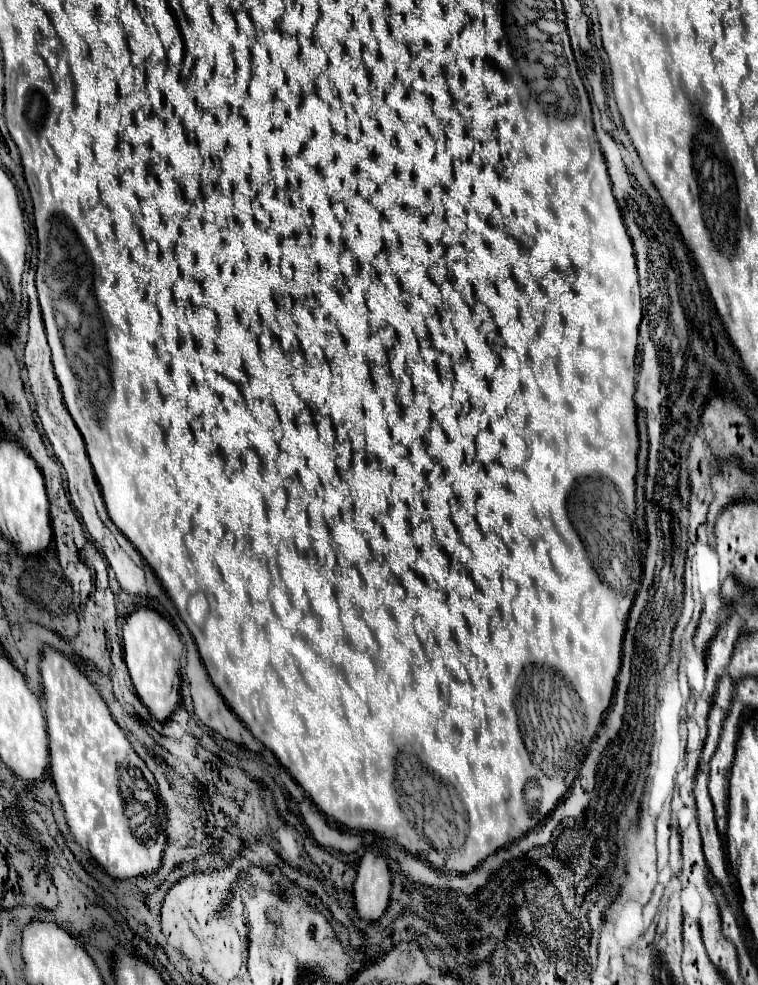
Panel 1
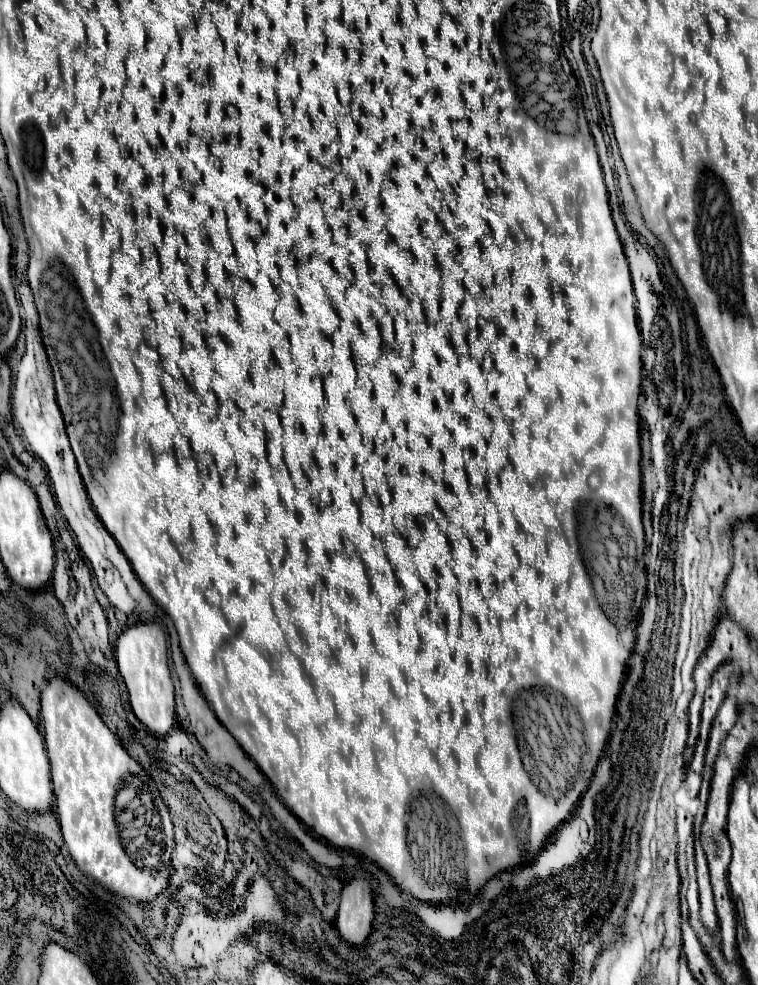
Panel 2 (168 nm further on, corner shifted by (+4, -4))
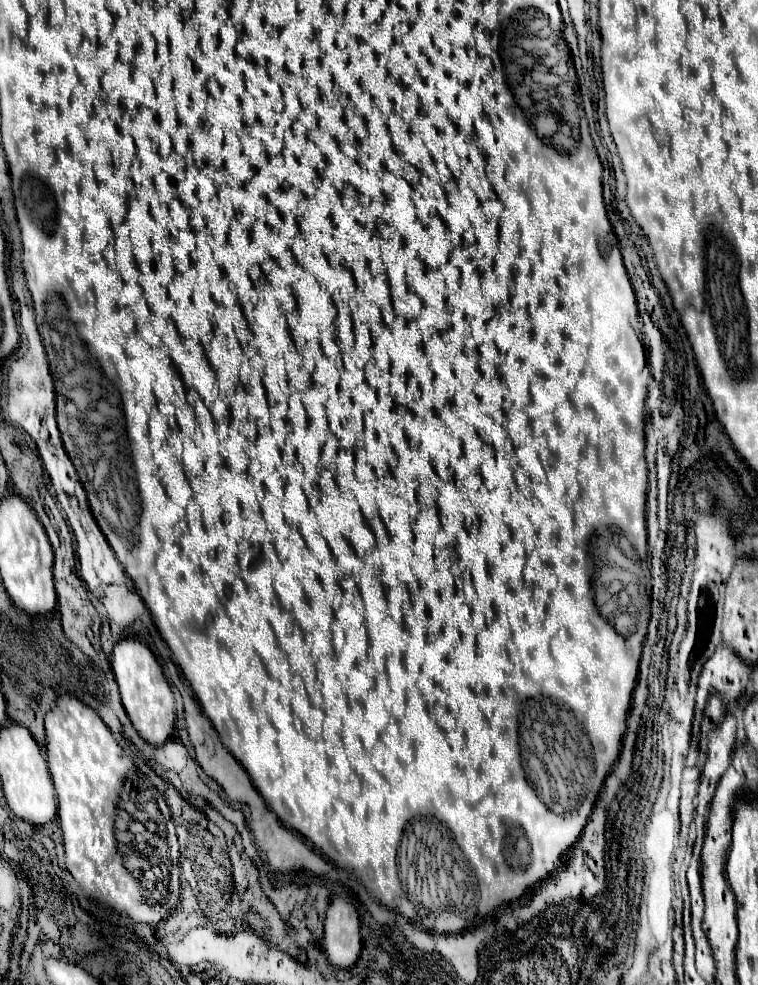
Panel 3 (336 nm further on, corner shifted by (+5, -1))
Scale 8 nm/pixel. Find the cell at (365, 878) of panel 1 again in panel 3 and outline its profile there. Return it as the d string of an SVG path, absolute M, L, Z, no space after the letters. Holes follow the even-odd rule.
M335 897L329 903L325 917L323 951L327 961L337 969L351 967L361 953L359 915L357 909L343 897Z

